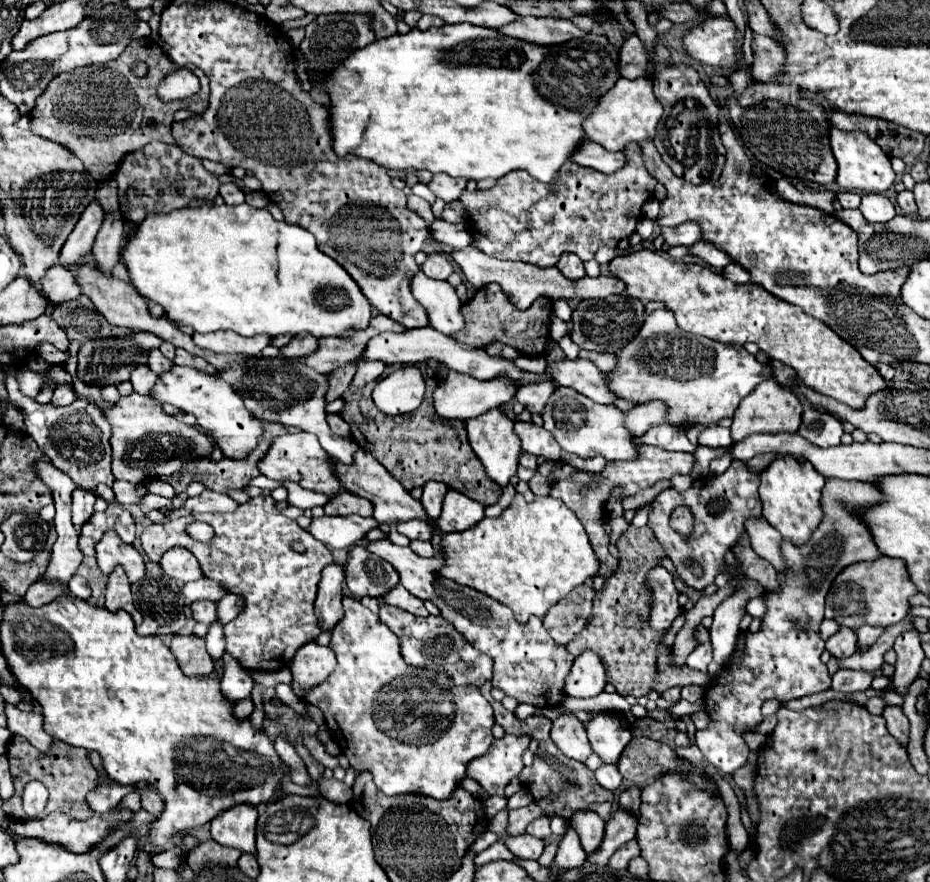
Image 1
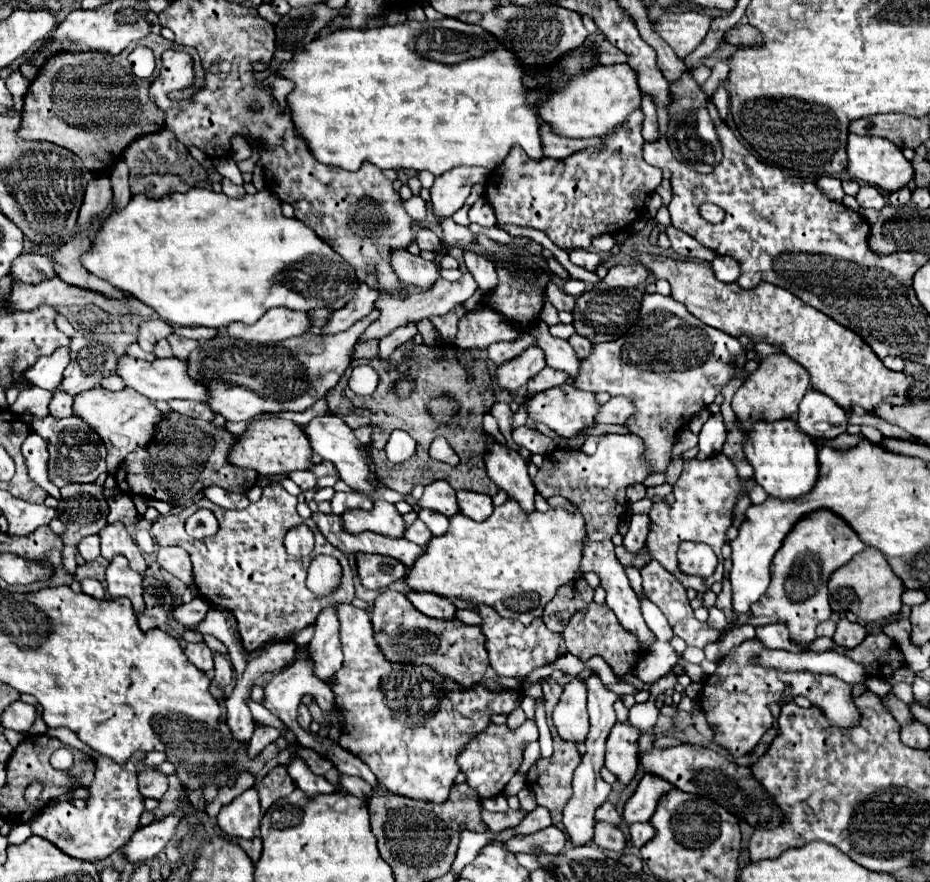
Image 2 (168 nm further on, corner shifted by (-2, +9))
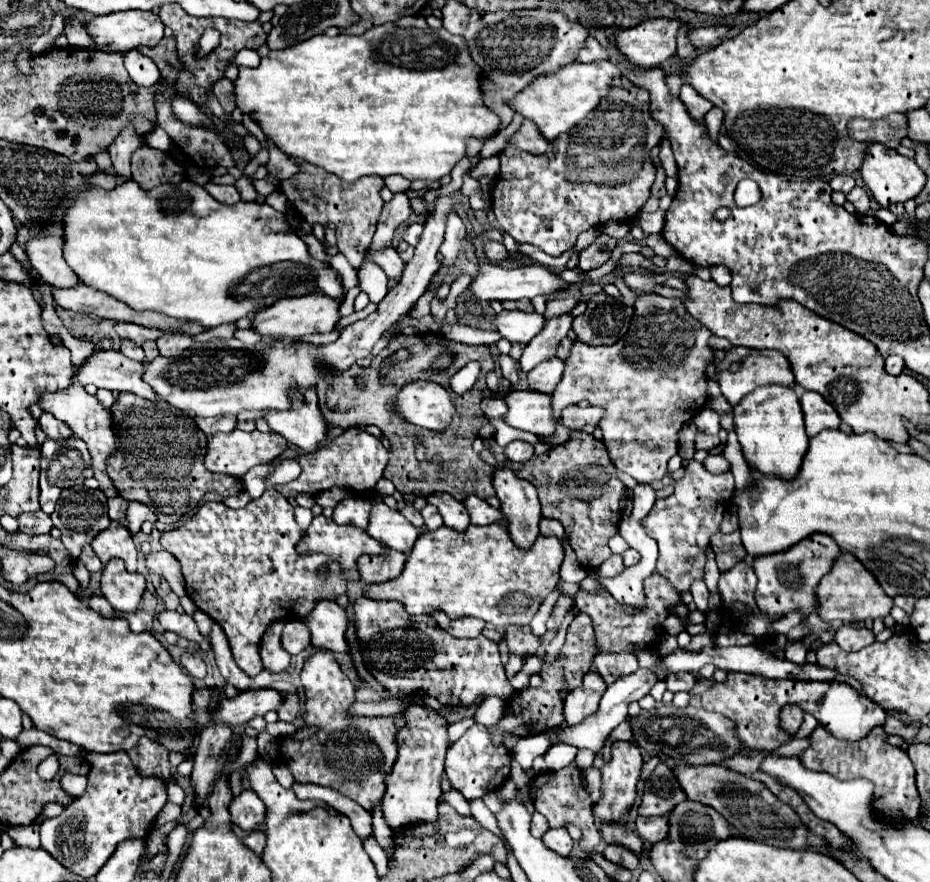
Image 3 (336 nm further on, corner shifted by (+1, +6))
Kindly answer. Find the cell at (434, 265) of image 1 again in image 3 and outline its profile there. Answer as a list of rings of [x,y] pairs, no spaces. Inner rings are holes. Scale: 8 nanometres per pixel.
[[[412,223],[412,225],[408,225],[406,231],[404,231],[404,241],[406,241],[408,245],[416,247],[418,241],[420,241],[420,235],[422,235],[422,225],[420,225],[420,223]]]

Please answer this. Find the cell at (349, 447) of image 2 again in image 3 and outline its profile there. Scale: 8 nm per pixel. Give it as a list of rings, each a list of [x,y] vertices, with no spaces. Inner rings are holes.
[[[310,389],[308,393],[304,393],[304,397],[292,395],[292,403],[294,403],[294,407],[292,407],[290,411],[268,411],[268,413],[264,415],[264,419],[268,421],[268,425],[270,425],[272,431],[280,433],[282,437],[286,437],[290,443],[298,445],[300,449],[314,453],[314,451],[320,449],[322,443],[328,441],[328,435],[326,435],[326,433],[328,433],[328,429],[330,429],[330,423],[324,419],[324,415],[322,415],[322,411],[320,411],[320,407],[318,407],[316,391]]]

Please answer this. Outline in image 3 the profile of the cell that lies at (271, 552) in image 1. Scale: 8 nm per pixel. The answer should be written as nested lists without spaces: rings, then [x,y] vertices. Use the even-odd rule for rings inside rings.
[[[268,489],[262,497],[252,499],[242,509],[230,509],[216,501],[204,503],[196,511],[196,515],[192,515],[182,527],[160,535],[160,545],[182,563],[182,573],[190,599],[200,611],[210,615],[224,629],[234,653],[234,661],[250,677],[262,671],[258,647],[260,637],[270,623],[304,619],[312,613],[318,601],[336,601],[340,595],[346,595],[346,579],[340,567],[330,567],[330,575],[326,579],[320,579],[316,575],[316,569],[322,563],[338,565],[336,561],[332,561],[324,553],[312,553],[310,557],[304,557],[296,551],[296,545],[302,541],[302,537],[304,529],[300,529],[294,519],[294,507],[276,489]]]

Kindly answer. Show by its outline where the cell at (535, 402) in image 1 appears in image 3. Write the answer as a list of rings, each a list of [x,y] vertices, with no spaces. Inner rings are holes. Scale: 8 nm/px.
[[[554,357],[552,361],[544,361],[544,365],[538,365],[536,369],[532,369],[532,373],[528,373],[528,385],[532,391],[552,393],[560,383],[562,373],[564,373],[564,361]]]

